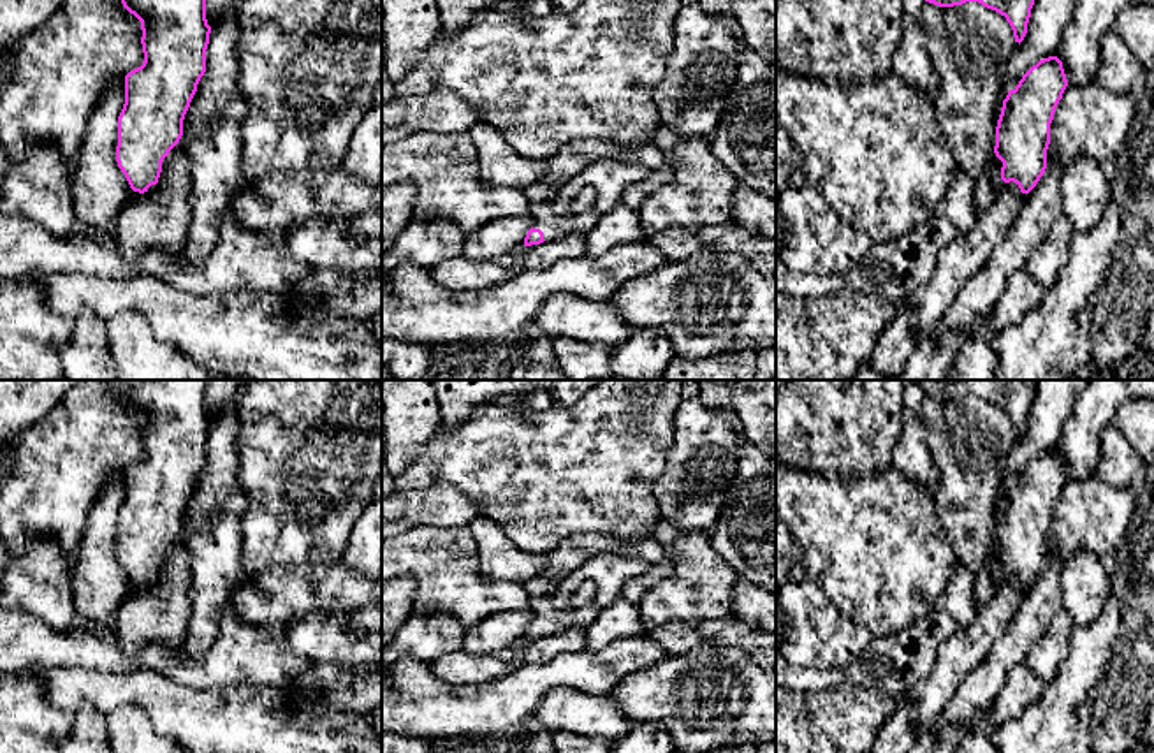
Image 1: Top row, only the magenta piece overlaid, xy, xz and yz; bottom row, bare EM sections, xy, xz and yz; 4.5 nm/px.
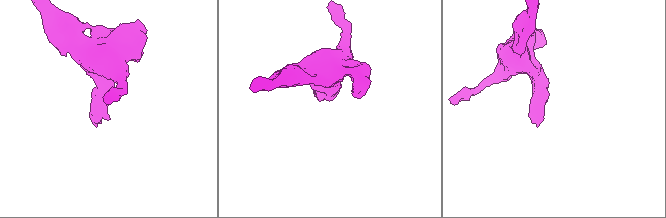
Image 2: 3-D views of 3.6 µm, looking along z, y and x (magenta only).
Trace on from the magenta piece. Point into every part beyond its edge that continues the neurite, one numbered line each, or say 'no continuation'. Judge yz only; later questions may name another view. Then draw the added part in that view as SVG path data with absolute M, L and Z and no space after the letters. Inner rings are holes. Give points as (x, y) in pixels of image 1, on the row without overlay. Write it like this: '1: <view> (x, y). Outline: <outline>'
1: yz (984, 590). Outline: M999 570L999 577L997 581L992 584L989 579L985 577L980 577L975 584L975 596L976 596L976 605L978 605L978 610L982 607L985 607L990 598L996 595L997 588L1006 581L1006 577L1001 574Z

